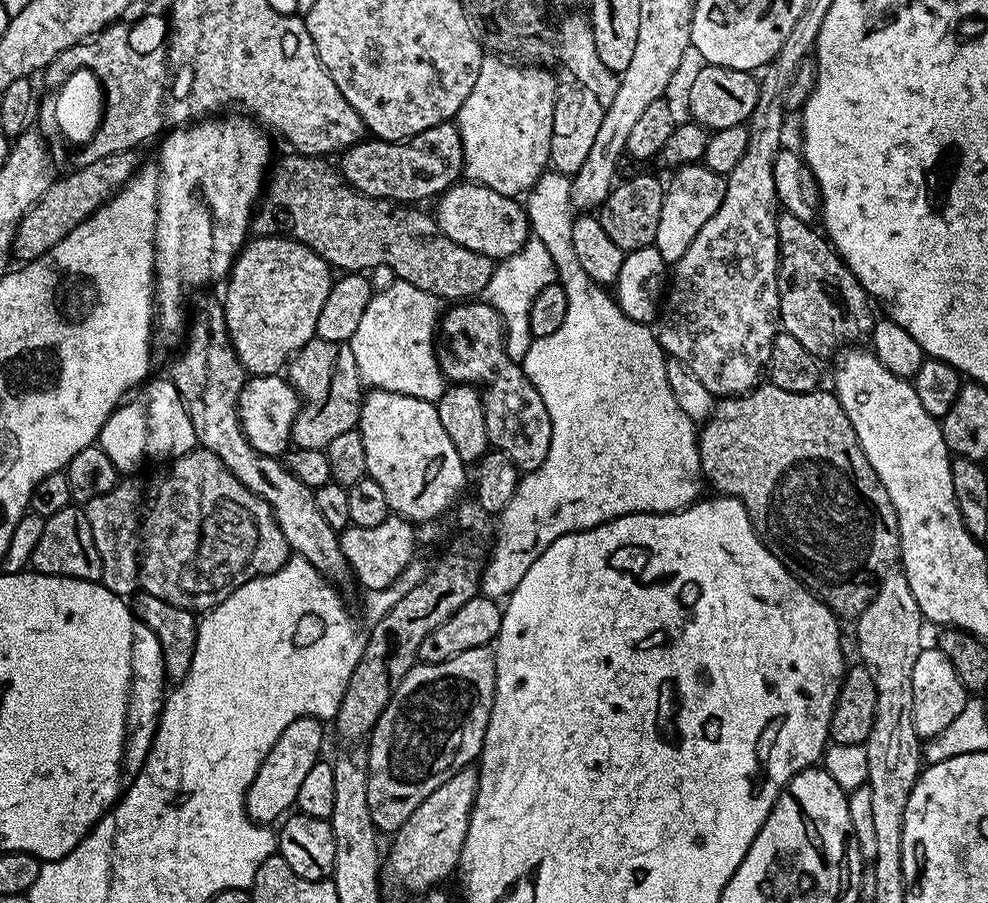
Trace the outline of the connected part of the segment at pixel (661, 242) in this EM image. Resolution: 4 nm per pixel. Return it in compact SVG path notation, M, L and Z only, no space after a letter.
M699 163L686 164L683 168L675 169L671 173L672 181L667 181L664 201L662 202L662 218L658 218L655 248L661 252L661 256L668 266L677 264L682 258L682 254L686 254L686 246L690 246L690 242L694 242L698 230L702 230L702 226L706 226L706 222L710 222L710 218L716 213L718 206L722 206L722 198L726 187L725 181L720 178L700 180L700 172L702 173L702 168Z

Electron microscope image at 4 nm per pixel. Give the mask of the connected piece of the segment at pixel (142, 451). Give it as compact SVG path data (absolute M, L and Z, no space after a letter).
M149 379L135 396L136 400L129 399L121 403L100 431L98 446L106 450L117 473L132 474L140 470L136 468L143 464L156 464L159 460L171 462L197 447L196 431L190 422L190 414L171 379Z

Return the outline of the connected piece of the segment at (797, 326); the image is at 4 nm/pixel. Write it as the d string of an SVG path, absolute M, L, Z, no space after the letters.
M786 211L776 217L780 251L779 323L783 331L794 334L812 356L825 358L831 352L836 354L849 346L859 345L863 336L864 339L871 337L874 315L870 297L858 278L854 278L836 249L814 228L811 223Z

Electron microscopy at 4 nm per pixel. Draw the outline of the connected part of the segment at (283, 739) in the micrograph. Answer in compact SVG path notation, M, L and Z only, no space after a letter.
M303 716L290 722L290 726L286 726L286 730L282 730L282 734L274 742L270 754L266 754L262 766L258 766L258 774L244 796L244 804L248 807L248 816L251 820L268 826L273 823L271 820L275 816L283 817L289 811L287 808L293 807L294 776L292 780L292 768L303 770L313 764L312 752L318 751L320 743L324 740L324 732L320 728L323 728L321 721L317 720L315 716Z

